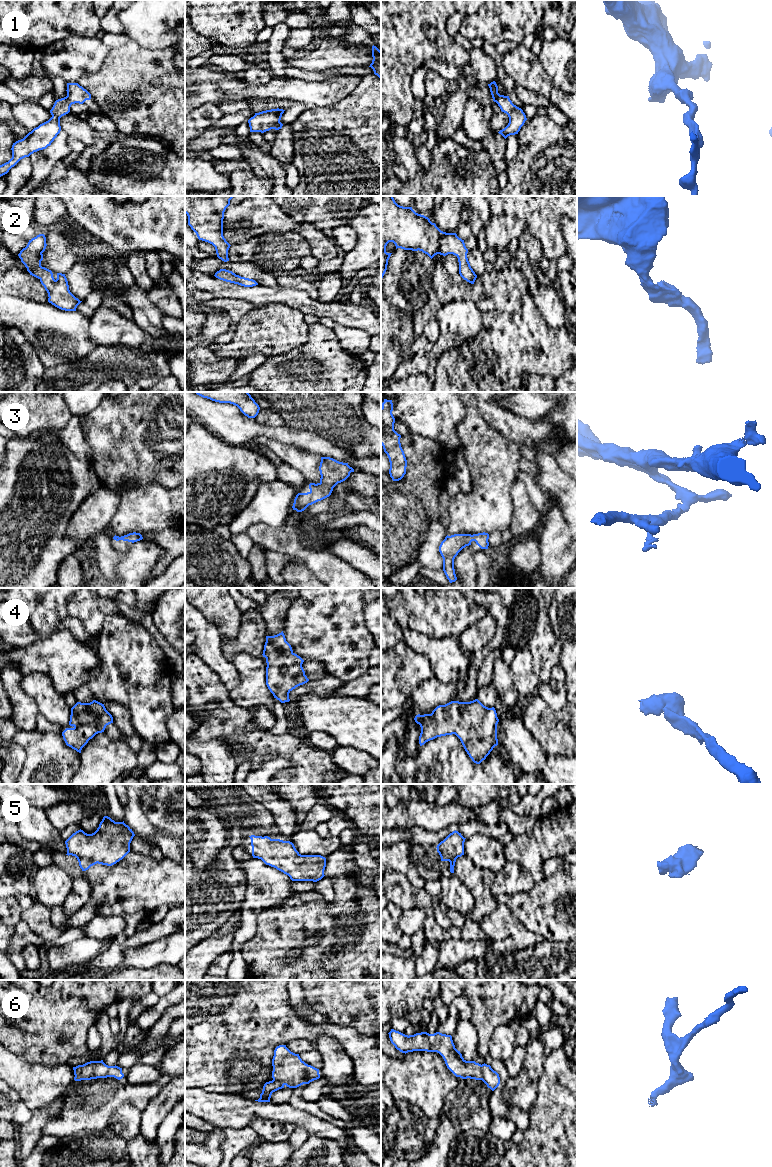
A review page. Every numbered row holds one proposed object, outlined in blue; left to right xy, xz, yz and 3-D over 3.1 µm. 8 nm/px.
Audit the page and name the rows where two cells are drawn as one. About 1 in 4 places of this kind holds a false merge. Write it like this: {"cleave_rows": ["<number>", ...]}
{"cleave_rows": []}

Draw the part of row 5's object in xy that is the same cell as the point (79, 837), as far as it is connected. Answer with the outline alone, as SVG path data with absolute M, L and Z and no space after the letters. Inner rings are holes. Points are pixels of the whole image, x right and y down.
M104 816L94 833L87 834L80 829L65 841L66 855L75 856L82 871L97 863L112 866L130 852L134 836L134 832L124 821L115 822Z

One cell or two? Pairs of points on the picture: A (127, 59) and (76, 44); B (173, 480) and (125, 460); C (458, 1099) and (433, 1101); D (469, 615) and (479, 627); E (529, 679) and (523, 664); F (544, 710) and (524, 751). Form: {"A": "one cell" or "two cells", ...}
{"A": "two cells", "B": "two cells", "C": "two cells", "D": "two cells", "E": "one cell", "F": "two cells"}

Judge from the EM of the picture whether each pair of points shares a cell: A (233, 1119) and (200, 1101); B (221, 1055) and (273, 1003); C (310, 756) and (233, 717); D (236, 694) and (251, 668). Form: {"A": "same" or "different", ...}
{"A": "same", "B": "same", "C": "same", "D": "same"}

